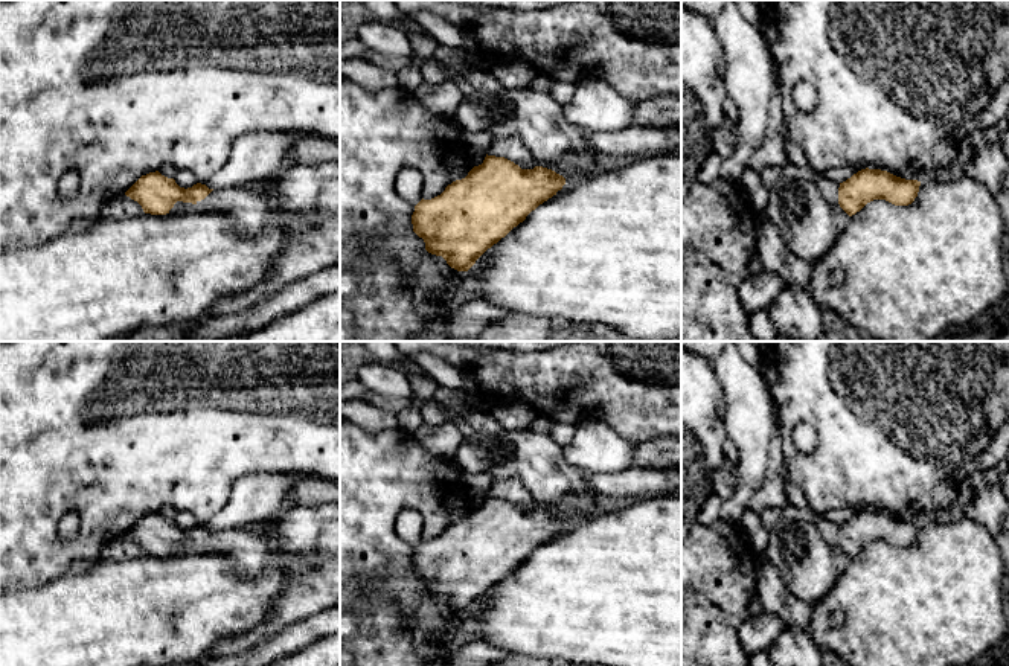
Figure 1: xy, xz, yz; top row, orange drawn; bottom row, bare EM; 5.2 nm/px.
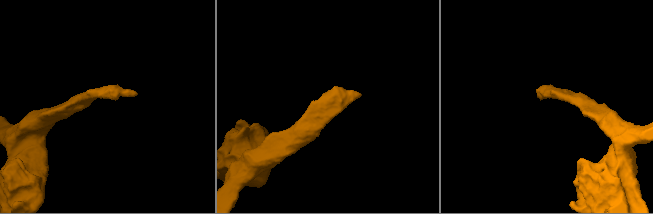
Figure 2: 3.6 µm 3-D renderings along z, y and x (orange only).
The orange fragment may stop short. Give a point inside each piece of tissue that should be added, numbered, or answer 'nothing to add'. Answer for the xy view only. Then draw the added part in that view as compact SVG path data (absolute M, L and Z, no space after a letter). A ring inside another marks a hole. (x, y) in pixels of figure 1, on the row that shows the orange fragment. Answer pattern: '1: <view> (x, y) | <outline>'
1: xy (247, 209) | M215 189L197 204L230 221L244 238L259 235L274 215L270 198L261 189Z

